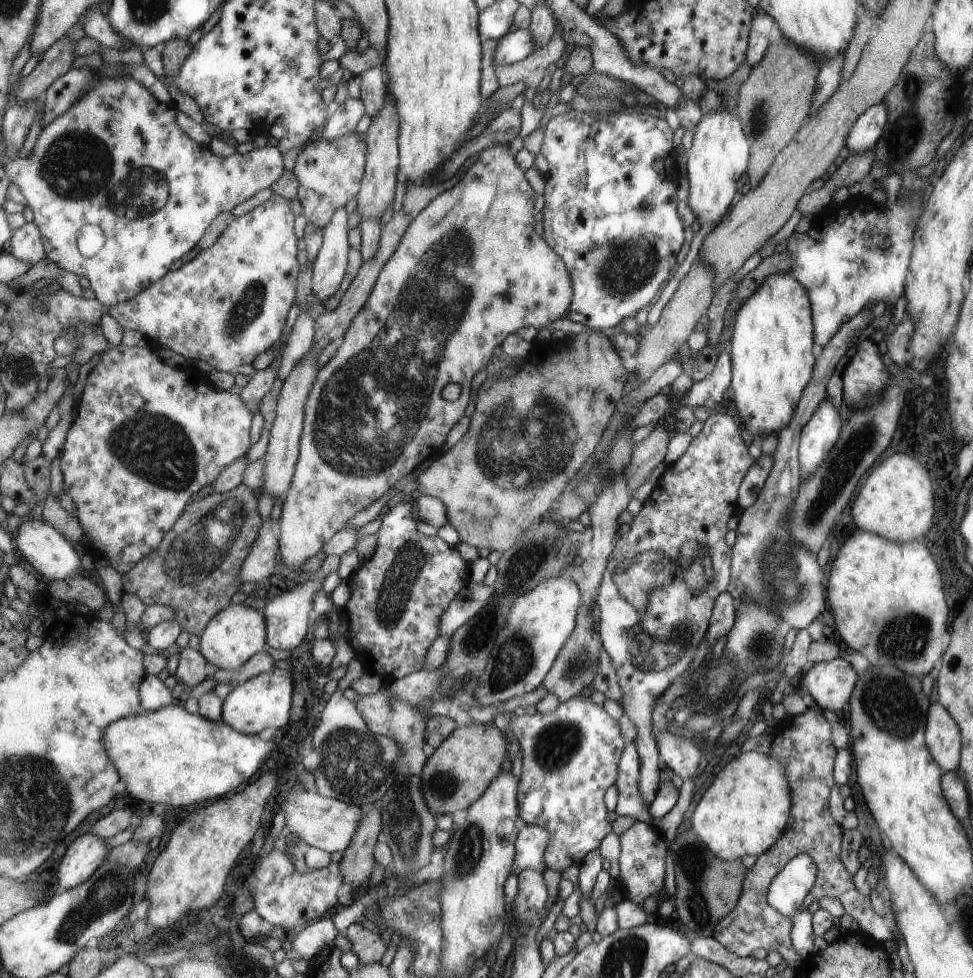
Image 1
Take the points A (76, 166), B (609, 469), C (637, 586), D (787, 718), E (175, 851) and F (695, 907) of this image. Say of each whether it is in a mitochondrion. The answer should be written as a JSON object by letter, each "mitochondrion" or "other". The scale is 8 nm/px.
{"A":"mitochondrion","B":"mitochondrion","C":"mitochondrion","D":"other","E":"other","F":"mitochondrion"}

